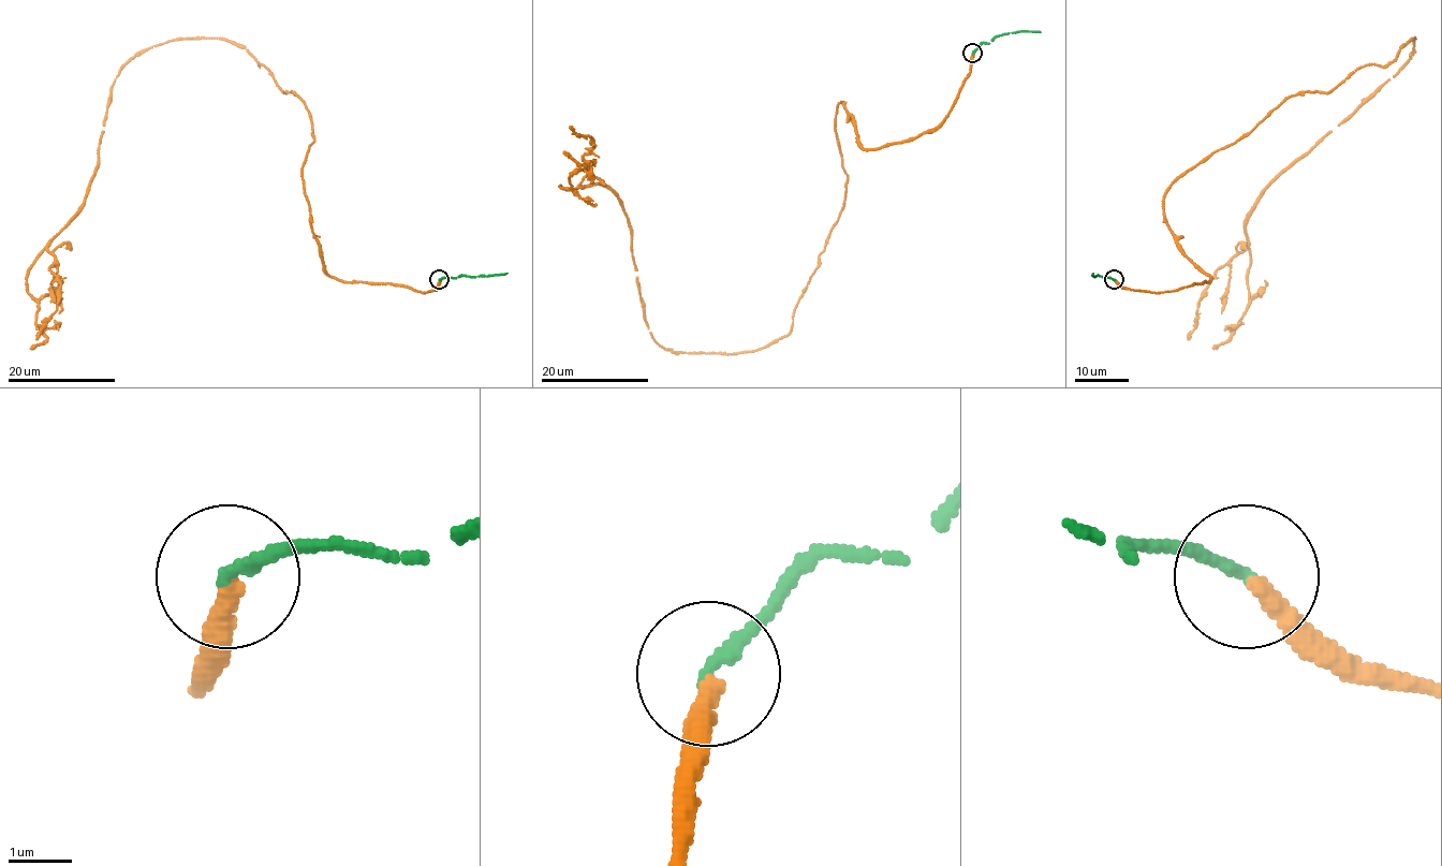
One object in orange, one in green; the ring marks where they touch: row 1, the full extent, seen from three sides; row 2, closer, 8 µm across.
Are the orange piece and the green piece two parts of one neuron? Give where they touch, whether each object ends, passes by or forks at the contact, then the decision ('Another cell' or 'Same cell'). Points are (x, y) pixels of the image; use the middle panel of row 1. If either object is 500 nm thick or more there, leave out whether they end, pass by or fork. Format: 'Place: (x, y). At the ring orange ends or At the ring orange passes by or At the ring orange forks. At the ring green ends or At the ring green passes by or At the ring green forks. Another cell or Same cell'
Place: (972, 53). At the ring orange ends. At the ring green ends. Same cell

